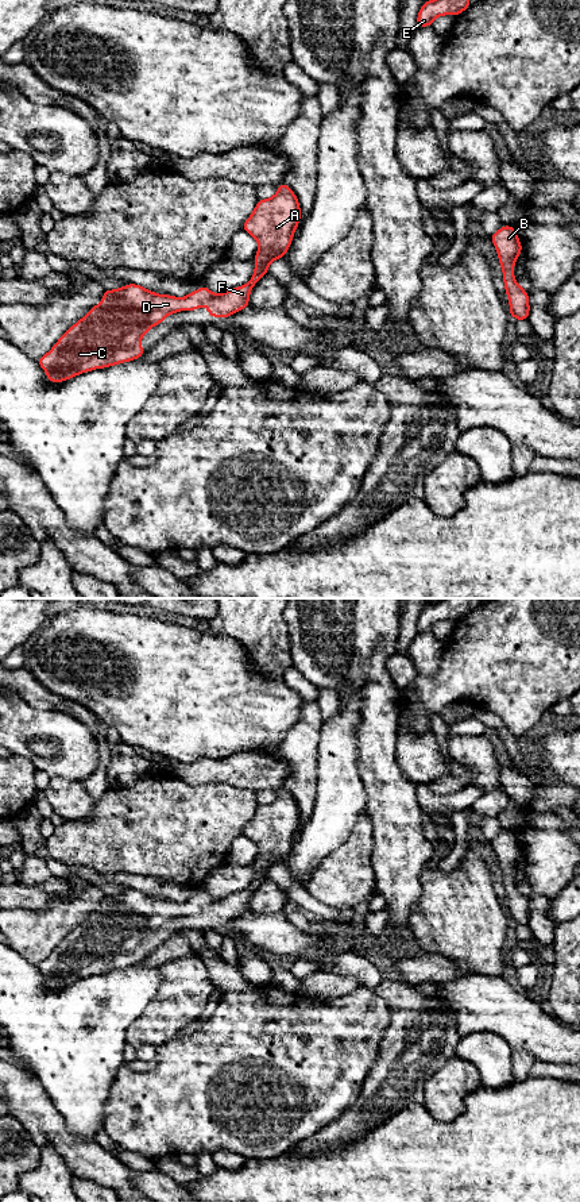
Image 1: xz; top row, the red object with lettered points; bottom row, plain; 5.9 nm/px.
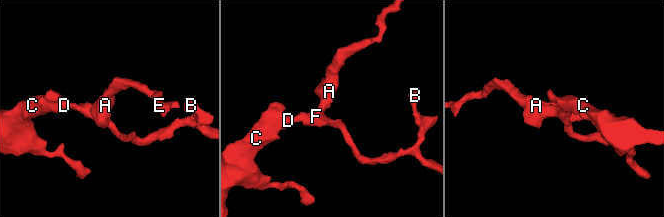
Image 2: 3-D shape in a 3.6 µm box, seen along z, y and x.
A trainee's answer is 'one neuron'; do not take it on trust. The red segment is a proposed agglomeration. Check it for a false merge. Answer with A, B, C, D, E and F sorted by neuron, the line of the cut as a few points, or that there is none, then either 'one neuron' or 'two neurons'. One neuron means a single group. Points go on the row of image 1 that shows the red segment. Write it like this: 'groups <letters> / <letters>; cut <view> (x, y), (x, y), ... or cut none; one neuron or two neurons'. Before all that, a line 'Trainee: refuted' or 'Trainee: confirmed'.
Trainee: confirmed
groups A B C D E F; cut none; one neuron

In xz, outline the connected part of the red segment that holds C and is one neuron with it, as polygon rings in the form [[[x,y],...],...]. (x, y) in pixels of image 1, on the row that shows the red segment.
[[[285,182],[278,184],[277,194],[258,200],[243,226],[243,231],[259,244],[255,273],[245,285],[221,294],[201,285],[183,298],[156,294],[136,284],[105,289],[103,301],[71,325],[36,363],[46,370],[49,382],[63,382],[81,373],[140,358],[146,354],[140,339],[171,313],[196,311],[206,303],[209,317],[227,319],[250,307],[251,289],[267,274],[274,259],[286,255],[299,220],[297,196]]]

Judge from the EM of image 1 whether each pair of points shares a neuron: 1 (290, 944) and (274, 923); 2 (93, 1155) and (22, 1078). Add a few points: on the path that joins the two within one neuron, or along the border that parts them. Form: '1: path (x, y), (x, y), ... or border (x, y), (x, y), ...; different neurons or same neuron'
1: path (285, 939), (274, 928); same neuron
2: path (70, 1147), (27, 1101); same neuron

